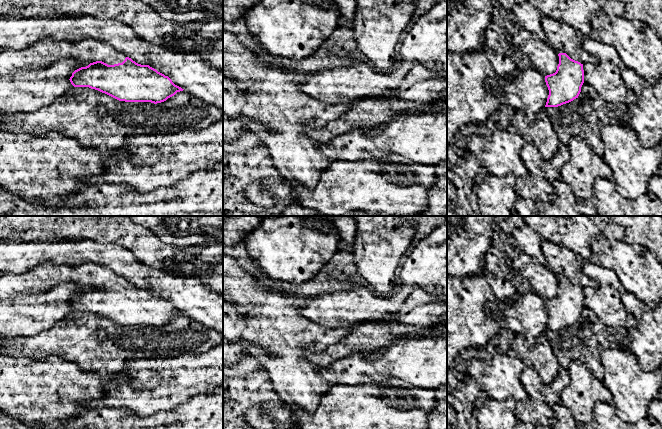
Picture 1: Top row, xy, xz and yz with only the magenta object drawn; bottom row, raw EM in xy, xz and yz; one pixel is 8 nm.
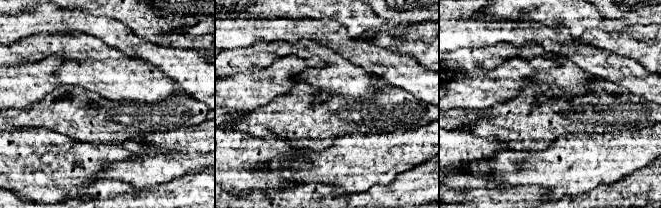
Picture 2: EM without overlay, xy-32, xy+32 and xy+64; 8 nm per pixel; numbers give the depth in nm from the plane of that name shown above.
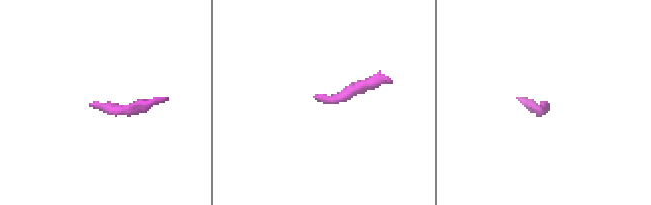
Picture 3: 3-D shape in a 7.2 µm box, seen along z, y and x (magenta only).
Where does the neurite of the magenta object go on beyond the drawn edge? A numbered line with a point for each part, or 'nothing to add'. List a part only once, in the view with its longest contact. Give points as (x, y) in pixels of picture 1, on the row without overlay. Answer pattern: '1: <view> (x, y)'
1: xy (44, 277)

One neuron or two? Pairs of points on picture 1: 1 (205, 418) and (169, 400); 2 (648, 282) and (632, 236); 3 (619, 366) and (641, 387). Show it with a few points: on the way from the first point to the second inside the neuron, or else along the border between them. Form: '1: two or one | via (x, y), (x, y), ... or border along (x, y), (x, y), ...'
1: two | border along (200, 394), (195, 394), (173, 409)
2: two | border along (623, 241), (643, 244), (651, 251)
3: one | via (624, 371), (636, 383)

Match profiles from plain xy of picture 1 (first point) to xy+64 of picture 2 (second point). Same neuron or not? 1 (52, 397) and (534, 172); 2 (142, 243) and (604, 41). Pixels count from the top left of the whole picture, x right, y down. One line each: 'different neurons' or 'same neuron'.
1: different neurons
2: different neurons

